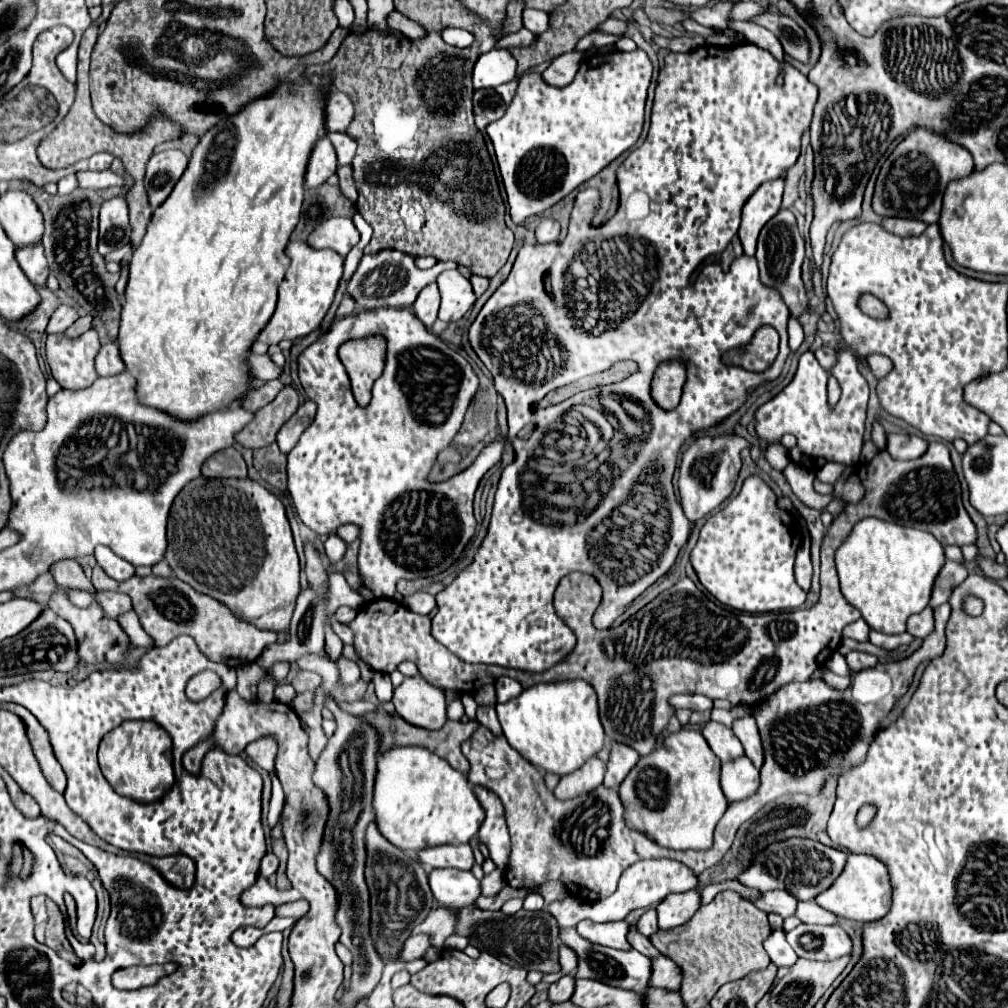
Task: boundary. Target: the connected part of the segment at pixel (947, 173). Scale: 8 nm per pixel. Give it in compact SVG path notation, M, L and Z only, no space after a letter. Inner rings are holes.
M915 128L907 138L903 138L897 148L883 162L879 176L875 180L873 192L873 212L887 218L911 218L925 224L935 224L941 212L941 198L945 186L951 180L963 178L973 172L971 154L947 140L943 134L929 128Z

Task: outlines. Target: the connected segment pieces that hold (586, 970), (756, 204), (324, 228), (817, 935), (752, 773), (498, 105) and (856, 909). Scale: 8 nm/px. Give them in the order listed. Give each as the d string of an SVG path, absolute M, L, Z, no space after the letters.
M575 928L559 930L559 938L561 938L561 942L565 946L569 946L577 954L579 964L577 964L575 978L593 978L593 980L601 980L601 982L605 982L609 986L633 990L633 992L639 992L639 994L643 994L643 988L649 986L651 962L641 952L637 952L633 948L629 948L629 950L615 950L615 948L593 944L593 942L585 940L583 936L579 936L579 932Z
M783 178L763 182L751 198L743 206L743 218L739 226L739 238L745 256L755 254L755 244L757 236L767 220L771 220L781 206L781 196L783 196Z
M329 218L321 222L307 238L307 244L313 248L331 248L341 256L359 242L359 230L351 218Z
M799 924L787 932L787 942L799 958L809 960L835 960L851 952L851 940L847 932L837 924Z
M747 756L729 760L721 766L721 788L729 802L745 800L759 788L759 770Z
M517 80L495 86L495 88L485 88L485 90L475 90L473 94L473 112L475 112L475 124L483 132L487 124L499 120L505 110L511 104L511 98L515 96Z
M849 854L847 864L845 864L843 872L839 874L839 878L831 884L831 888L821 892L815 898L815 902L821 908L833 912L835 916L839 917L839 922L844 919L857 920L857 922L879 920L887 914L887 908L891 908L891 886L889 886L887 870L873 856Z

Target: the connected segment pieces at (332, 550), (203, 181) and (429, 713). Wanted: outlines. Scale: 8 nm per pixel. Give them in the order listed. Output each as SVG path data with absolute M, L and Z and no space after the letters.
M331 534L331 536L325 540L323 546L325 546L325 554L327 554L327 558L329 558L331 564L339 562L339 560L343 558L345 550L347 550L347 544L345 544L337 534Z
M303 76L303 88L299 88L299 96L287 96L287 92L279 92L279 96L267 96L267 100L255 100L255 104L249 104L247 108L243 108L243 112L239 112L239 116L227 116L227 120L221 120L219 124L215 124L215 128L211 128L211 132L207 132L205 136L201 136L197 148L193 150L193 156L191 156L191 160L189 160L189 166L187 166L185 174L183 174L181 180L175 184L175 188L173 188L173 192L169 194L169 198L167 198L167 200L165 200L165 202L153 212L151 222L149 222L149 226L147 226L147 232L145 232L141 244L133 250L133 256L131 256L131 260L129 260L129 280L127 280L127 288L125 288L125 302L123 302L123 308L121 308L121 322L119 322L119 334L117 334L117 346L119 346L119 352L121 352L121 360L125 362L127 372L129 372L131 376L135 376L135 380L137 380L137 384L135 384L135 394L137 394L137 398L139 398L139 404L145 404L145 406L157 408L157 410L161 410L161 412L173 416L175 420L193 422L193 420L199 420L201 416L205 416L205 414L209 414L209 412L217 412L217 410L231 408L233 404L239 402L241 396L245 396L247 392L253 390L253 386L251 386L253 374L249 372L247 354L251 352L251 346L253 346L255 338L257 338L259 332L267 326L269 318L271 318L273 312L275 312L275 304L277 304L277 288L279 288L279 284L281 284L281 280L283 280L283 276L285 276L287 264L289 264L289 260L287 260L287 256L285 256L283 250L285 250L285 246L287 246L287 242L289 242L289 236L291 236L291 232L295 230L295 226L297 226L297 222L299 222L299 214L301 214L305 166L307 166L307 160L309 160L309 154L311 154L311 148L315 146L315 142L327 134L325 128L323 128L323 108L321 108L321 104L325 104L325 96L327 96L327 94L325 94L323 90L325 90L327 84L329 84L329 78L317 78L317 76L315 76L315 78L309 80L309 78Z
M421 676L405 678L403 684L395 688L393 704L403 720L425 730L439 730L447 722L443 690Z

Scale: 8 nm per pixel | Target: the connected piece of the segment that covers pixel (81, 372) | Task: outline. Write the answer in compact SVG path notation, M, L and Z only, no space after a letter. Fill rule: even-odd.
M89 330L79 338L67 338L63 332L47 334L47 362L59 386L71 390L89 388L97 380L95 356L99 348L101 344L95 330Z

